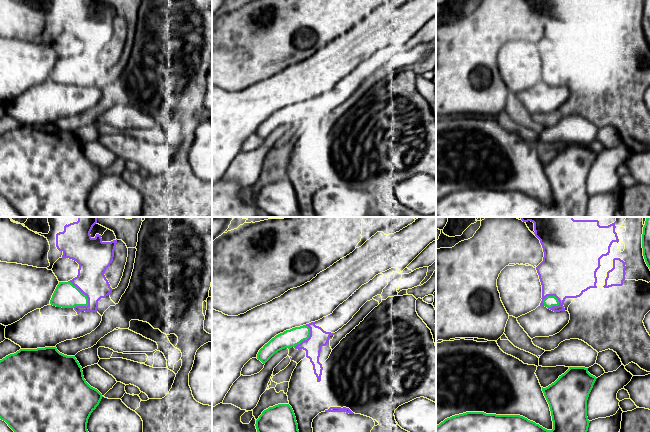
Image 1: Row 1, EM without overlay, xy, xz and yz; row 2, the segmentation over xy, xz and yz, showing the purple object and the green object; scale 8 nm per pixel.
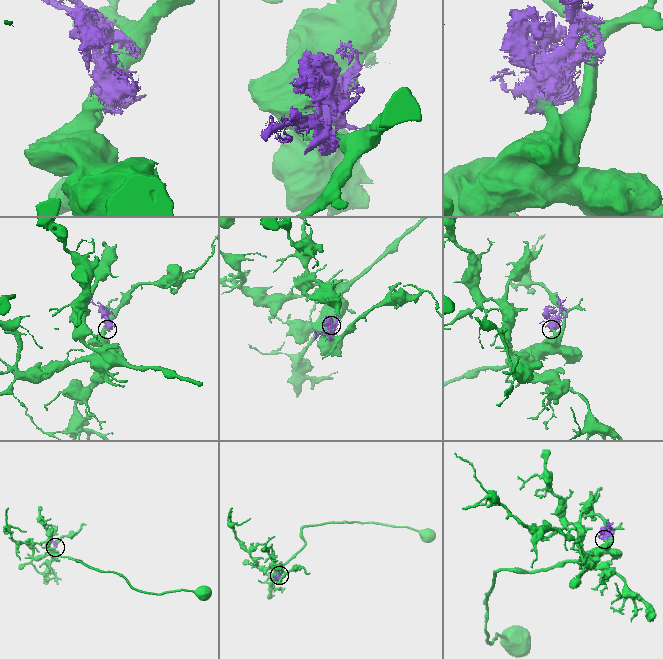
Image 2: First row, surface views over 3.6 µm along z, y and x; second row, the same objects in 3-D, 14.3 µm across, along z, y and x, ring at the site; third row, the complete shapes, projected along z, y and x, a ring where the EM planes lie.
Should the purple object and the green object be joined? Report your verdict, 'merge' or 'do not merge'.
do not merge

